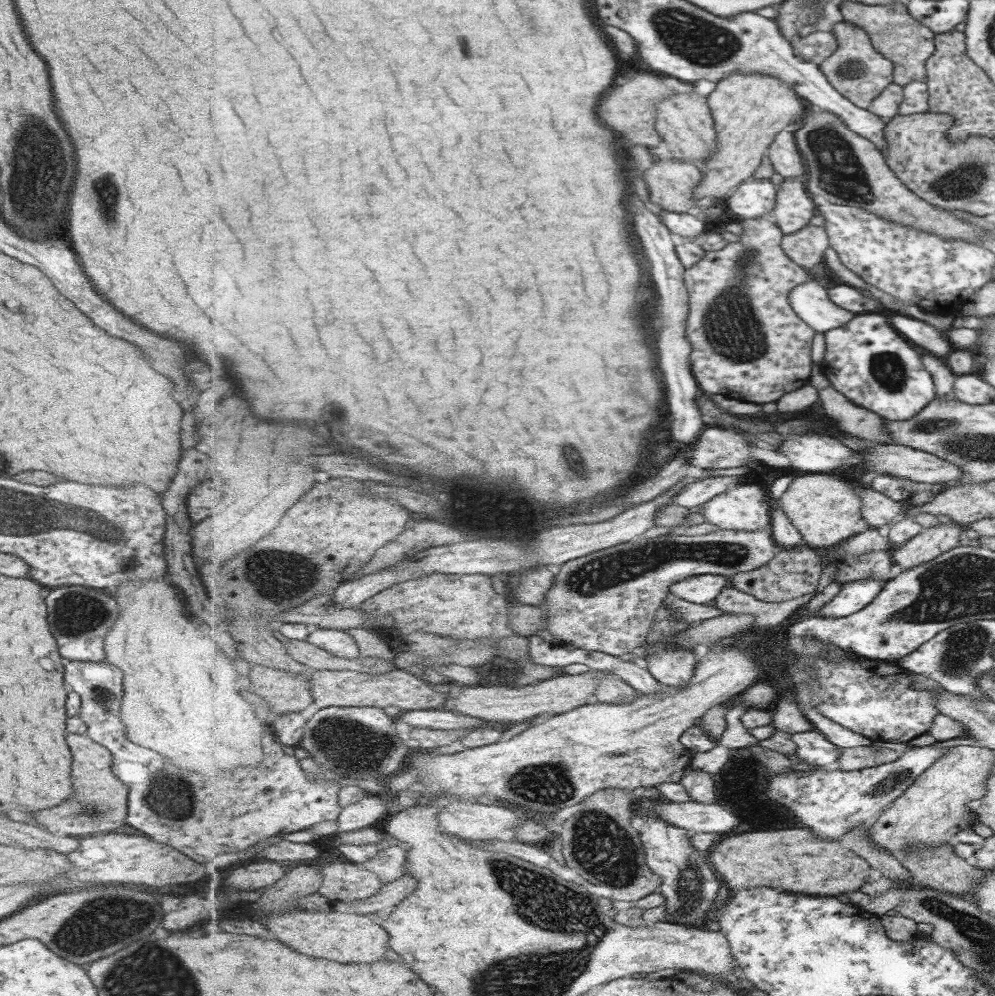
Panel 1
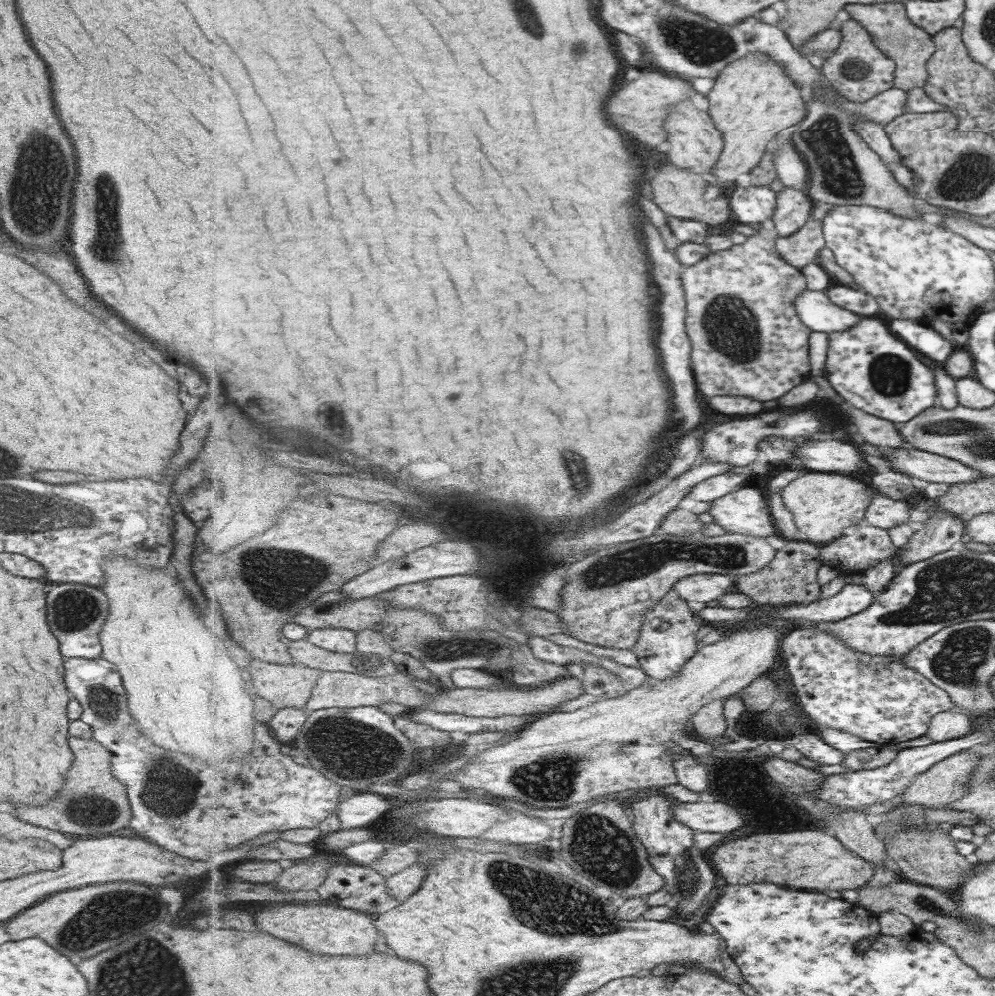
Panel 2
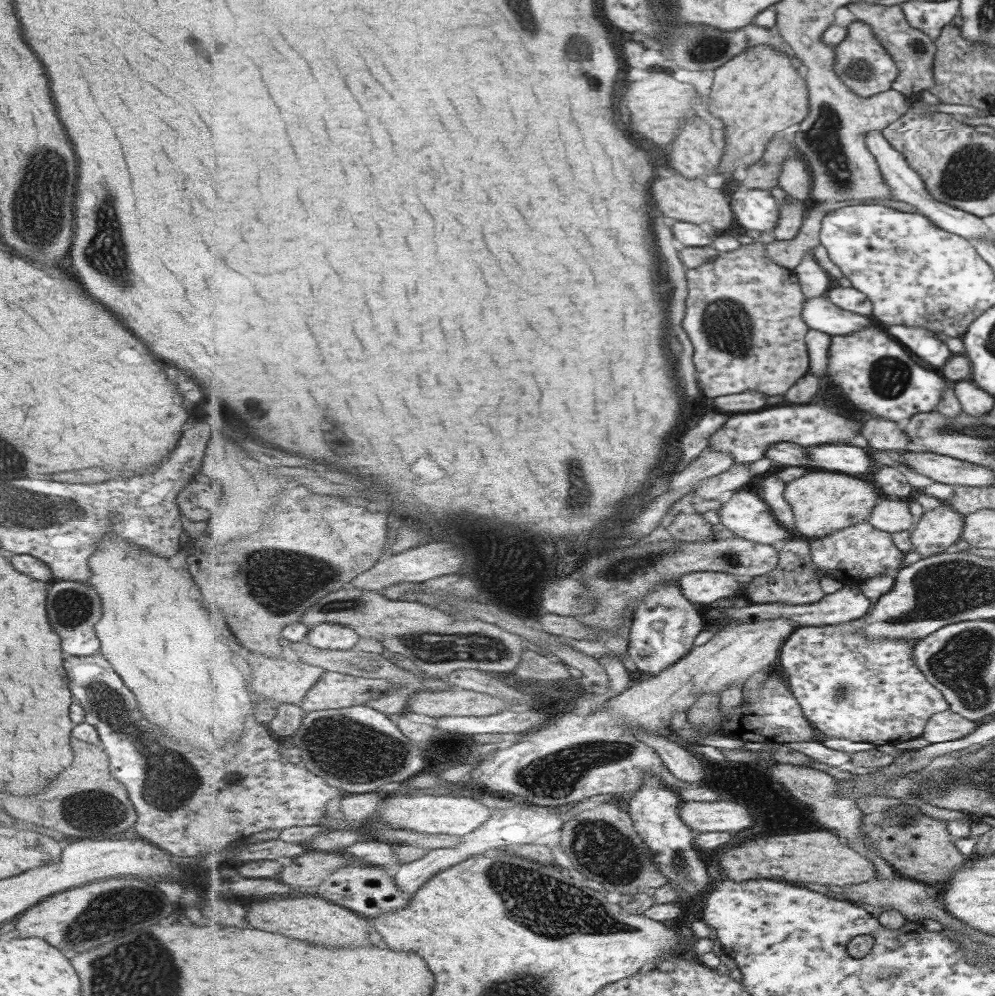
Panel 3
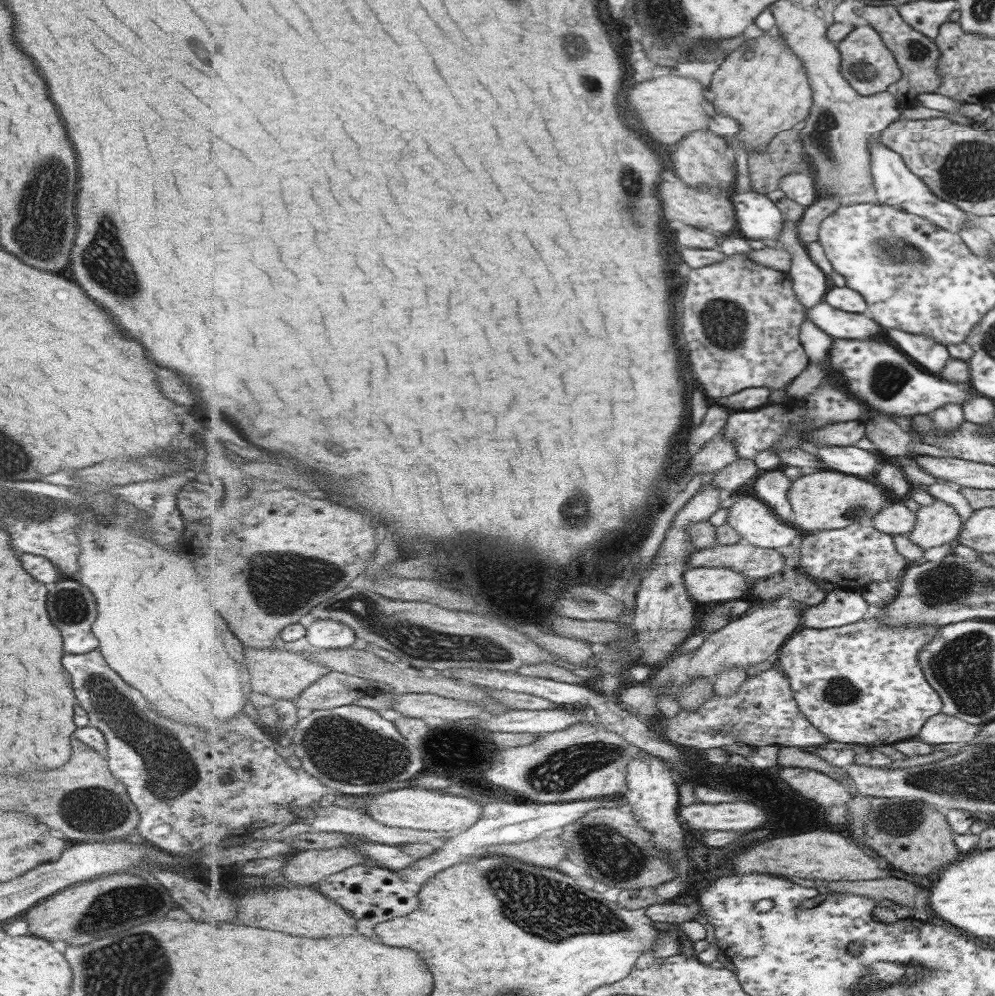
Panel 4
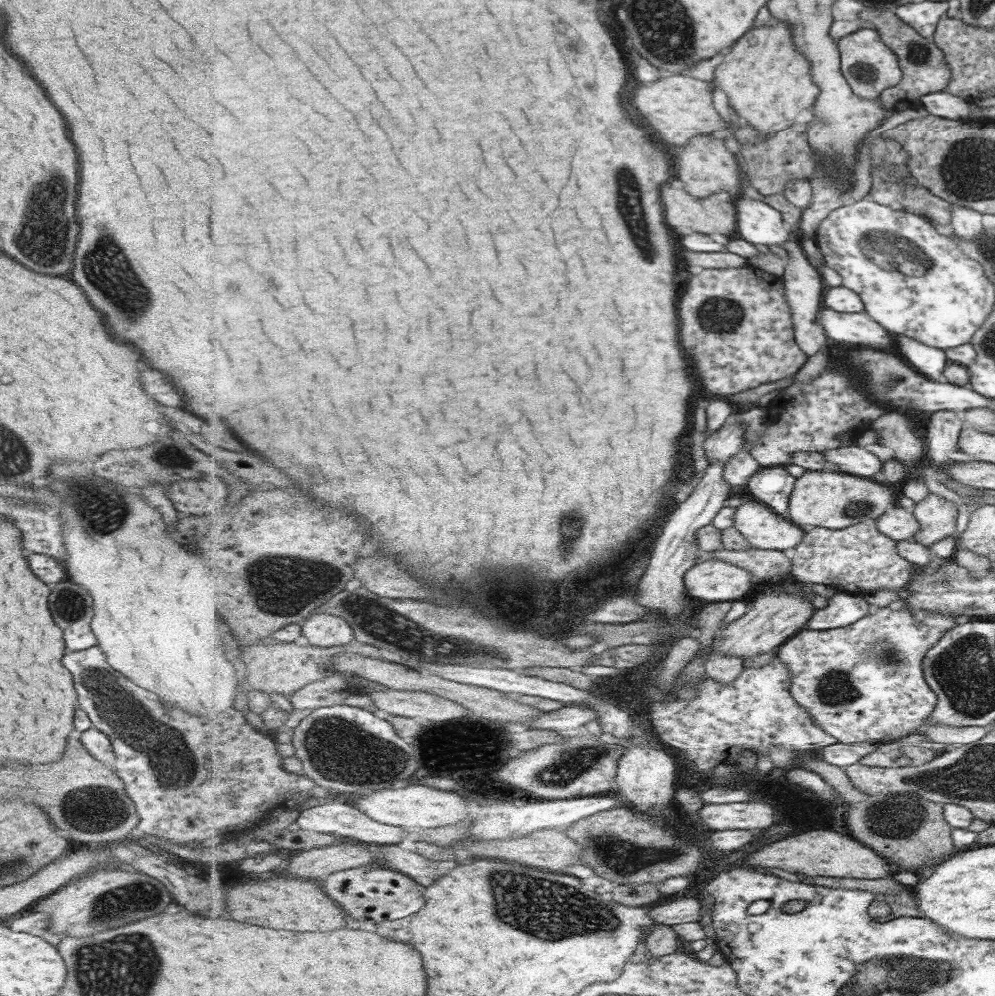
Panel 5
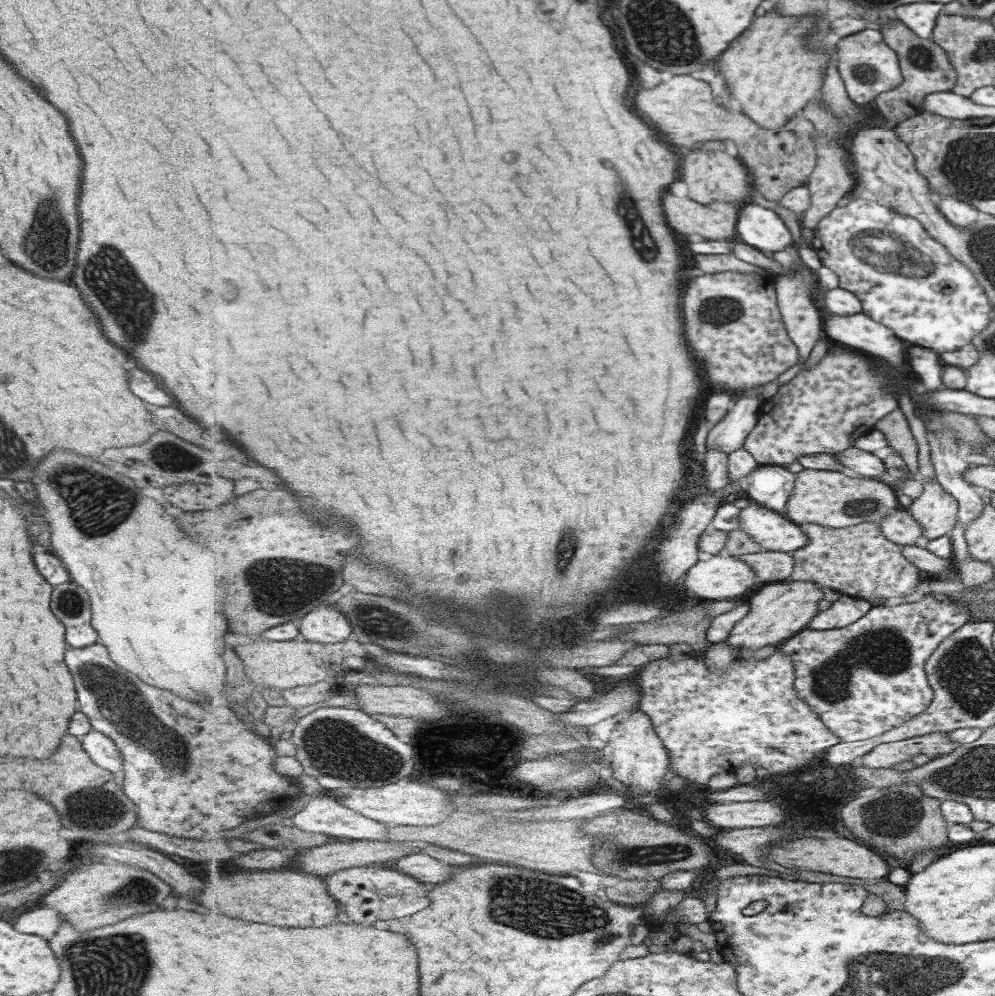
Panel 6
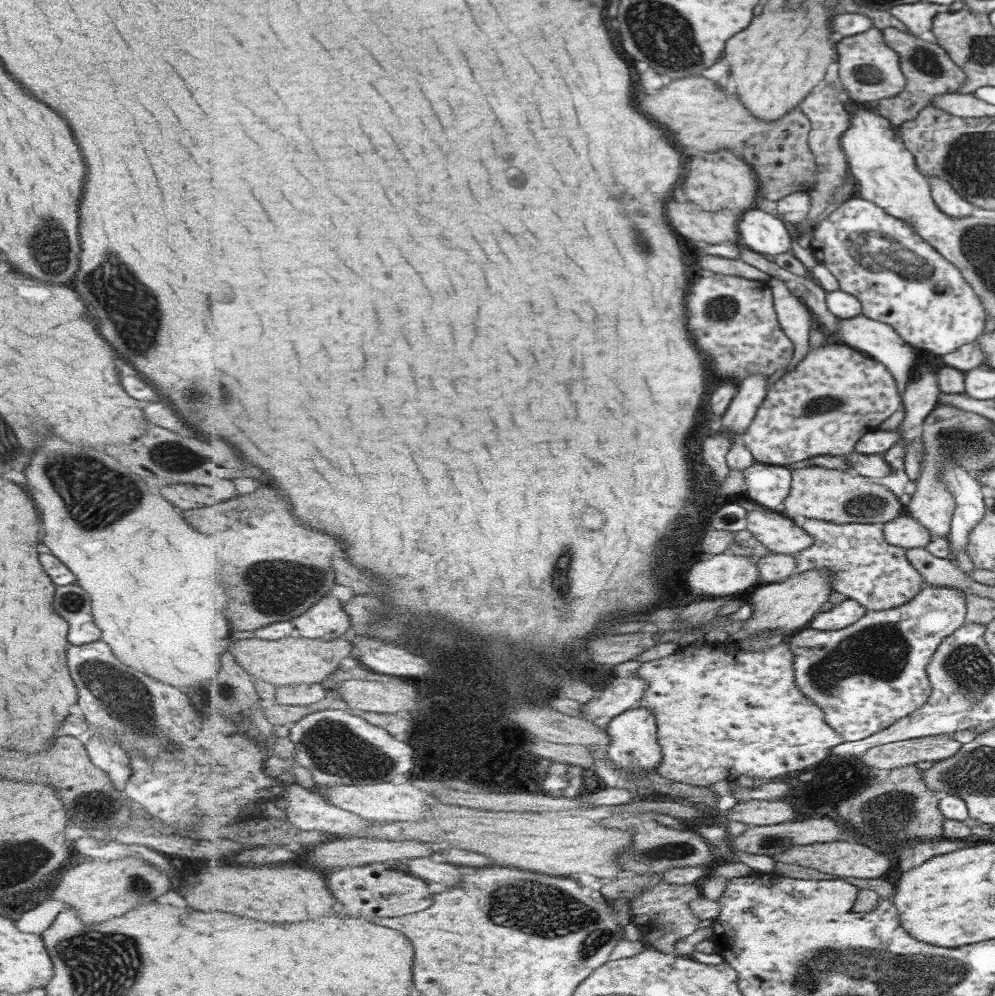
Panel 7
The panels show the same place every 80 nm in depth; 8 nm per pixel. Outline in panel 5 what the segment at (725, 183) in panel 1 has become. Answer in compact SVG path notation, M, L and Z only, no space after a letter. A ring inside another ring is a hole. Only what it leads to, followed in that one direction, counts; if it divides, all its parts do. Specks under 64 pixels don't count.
M771 20L773 26L755 28L735 44L725 62L717 68L715 82L729 96L729 106L735 108L745 122L760 132L761 140L791 128L803 110L812 110L821 92L812 77L812 63L796 47L788 22Z

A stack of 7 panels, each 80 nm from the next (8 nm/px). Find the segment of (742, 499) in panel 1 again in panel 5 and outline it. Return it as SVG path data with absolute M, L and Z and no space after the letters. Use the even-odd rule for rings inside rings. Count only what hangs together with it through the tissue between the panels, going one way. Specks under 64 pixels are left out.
M746 500L740 505L734 516L735 527L750 542L750 546L761 550L787 550L787 548L796 548L804 540L806 529L793 523L789 518L777 514L770 507L757 500Z

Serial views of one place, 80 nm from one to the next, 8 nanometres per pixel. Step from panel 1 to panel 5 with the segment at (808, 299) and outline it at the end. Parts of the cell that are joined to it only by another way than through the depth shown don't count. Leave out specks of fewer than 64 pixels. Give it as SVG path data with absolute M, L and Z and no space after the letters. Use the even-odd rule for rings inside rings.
M822 306L818 314L827 336L840 343L851 343L862 347L875 348L895 353L897 348L894 335L887 334L880 324L875 324L865 311L844 313Z

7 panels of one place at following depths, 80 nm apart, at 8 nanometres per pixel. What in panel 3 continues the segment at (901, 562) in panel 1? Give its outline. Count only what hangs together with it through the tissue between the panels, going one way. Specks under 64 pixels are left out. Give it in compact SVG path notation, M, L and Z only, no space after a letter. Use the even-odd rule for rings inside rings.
M946 504L931 511L923 511L919 521L910 529L910 543L914 546L909 558L942 553L963 535L964 517Z

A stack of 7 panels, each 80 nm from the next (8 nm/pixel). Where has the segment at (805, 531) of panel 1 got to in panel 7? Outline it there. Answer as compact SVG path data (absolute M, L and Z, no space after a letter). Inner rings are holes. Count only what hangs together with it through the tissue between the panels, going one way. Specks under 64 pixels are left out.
M818 466L795 469L792 475L792 489L785 500L783 512L798 522L802 518L817 518L837 524L873 524L892 521L903 515L897 498L882 485L875 486L871 478Z

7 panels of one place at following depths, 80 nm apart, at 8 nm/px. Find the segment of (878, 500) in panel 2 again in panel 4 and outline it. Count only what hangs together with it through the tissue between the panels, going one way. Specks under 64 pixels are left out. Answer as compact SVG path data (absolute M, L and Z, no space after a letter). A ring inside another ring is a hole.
M901 501L885 504L871 520L871 524L878 531L884 531L885 534L893 536L907 535L915 528L916 515L909 511Z

